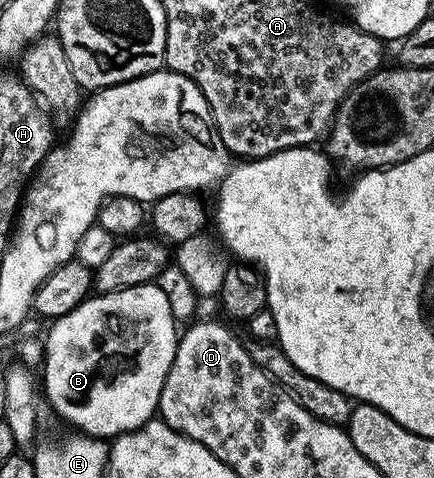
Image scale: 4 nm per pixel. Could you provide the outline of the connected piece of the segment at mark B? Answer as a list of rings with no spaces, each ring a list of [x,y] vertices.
[[[157,283],[140,284],[139,286],[131,286],[127,290],[119,290],[118,292],[102,292],[90,295],[88,298],[82,300],[79,306],[75,306],[75,310],[63,314],[59,319],[52,321],[48,327],[49,333],[43,336],[45,346],[45,358],[43,361],[45,392],[43,388],[43,396],[44,399],[45,396],[49,399],[50,406],[73,427],[70,429],[76,430],[78,433],[86,436],[116,438],[124,432],[133,432],[137,428],[143,427],[148,420],[152,420],[158,415],[159,409],[157,403],[161,397],[163,382],[167,378],[167,374],[171,370],[171,362],[175,358],[175,350],[177,349],[177,341],[179,339],[179,324],[173,318],[170,303],[167,302],[166,295],[163,294],[163,290],[159,288]]]

